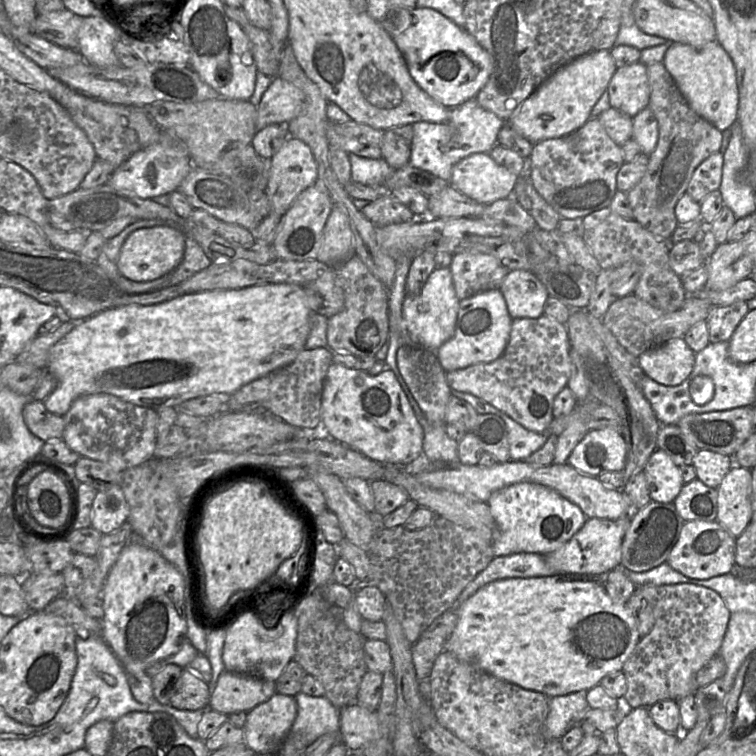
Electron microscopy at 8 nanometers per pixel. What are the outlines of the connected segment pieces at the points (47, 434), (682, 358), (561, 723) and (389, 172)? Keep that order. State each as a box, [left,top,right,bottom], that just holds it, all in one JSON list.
[[23,399,64,440],[638,337,695,386],[544,691,589,739],[348,154,396,187]]

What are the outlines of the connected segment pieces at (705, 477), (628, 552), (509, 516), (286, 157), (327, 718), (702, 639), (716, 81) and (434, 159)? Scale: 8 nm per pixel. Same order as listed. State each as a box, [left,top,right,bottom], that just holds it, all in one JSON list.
[[692,450,733,489],[620,501,686,572],[487,482,585,557],[266,137,317,214],[290,691,339,746],[621,583,731,711],[662,41,739,131],[408,97,505,182]]

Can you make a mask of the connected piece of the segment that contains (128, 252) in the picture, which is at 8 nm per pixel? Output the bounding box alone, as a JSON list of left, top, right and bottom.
[118,226,185,281]

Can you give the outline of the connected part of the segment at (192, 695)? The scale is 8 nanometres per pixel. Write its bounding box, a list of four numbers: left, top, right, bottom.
[171,665,211,710]

